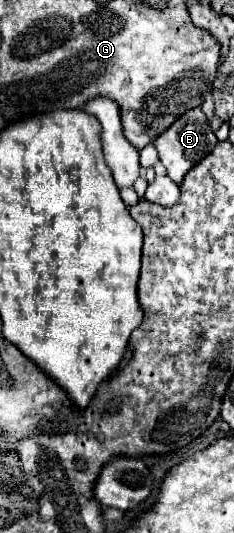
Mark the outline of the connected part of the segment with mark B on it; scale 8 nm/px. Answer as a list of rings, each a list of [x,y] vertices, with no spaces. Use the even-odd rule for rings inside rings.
[[[192,108],[190,112],[182,114],[162,136],[154,140],[154,146],[158,148],[158,154],[160,154],[160,162],[166,166],[168,176],[176,184],[180,184],[184,176],[196,166],[196,160],[204,160],[204,156],[208,156],[216,144],[218,144],[218,138],[210,130],[208,118],[200,108]]]

